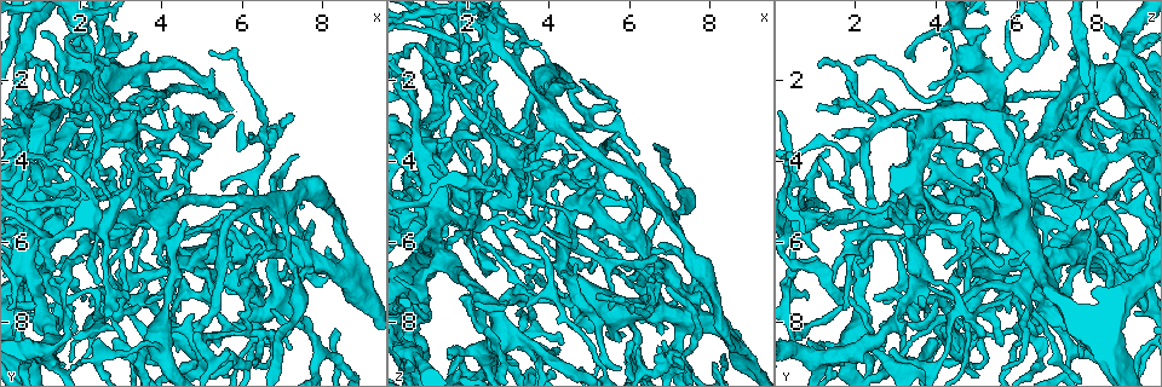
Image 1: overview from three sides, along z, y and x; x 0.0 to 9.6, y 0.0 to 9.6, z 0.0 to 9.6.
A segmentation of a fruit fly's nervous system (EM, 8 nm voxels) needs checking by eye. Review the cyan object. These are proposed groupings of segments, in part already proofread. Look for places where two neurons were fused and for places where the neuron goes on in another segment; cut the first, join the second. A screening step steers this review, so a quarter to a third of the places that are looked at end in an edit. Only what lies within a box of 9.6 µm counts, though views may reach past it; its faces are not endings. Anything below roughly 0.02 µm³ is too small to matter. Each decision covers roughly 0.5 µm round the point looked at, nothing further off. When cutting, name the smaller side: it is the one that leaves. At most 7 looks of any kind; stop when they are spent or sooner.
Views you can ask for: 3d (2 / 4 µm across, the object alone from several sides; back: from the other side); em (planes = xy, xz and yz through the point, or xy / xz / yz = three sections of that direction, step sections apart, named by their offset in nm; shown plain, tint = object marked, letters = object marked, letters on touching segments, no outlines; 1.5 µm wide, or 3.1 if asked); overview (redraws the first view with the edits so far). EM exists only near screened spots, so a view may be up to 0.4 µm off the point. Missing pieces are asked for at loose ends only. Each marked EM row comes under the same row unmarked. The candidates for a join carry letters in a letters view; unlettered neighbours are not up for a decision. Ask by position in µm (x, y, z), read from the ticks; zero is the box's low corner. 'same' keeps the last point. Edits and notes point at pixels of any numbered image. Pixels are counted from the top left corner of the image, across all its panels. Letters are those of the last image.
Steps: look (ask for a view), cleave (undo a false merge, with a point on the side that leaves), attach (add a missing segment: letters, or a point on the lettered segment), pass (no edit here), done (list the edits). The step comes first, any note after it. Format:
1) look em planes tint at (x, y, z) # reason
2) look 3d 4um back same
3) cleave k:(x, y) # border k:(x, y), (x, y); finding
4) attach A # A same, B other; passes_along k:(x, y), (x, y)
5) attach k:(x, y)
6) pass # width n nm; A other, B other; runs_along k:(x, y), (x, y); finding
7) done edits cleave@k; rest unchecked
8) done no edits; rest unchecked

look 3d 4um at (6.20, 6.80, 8.90)

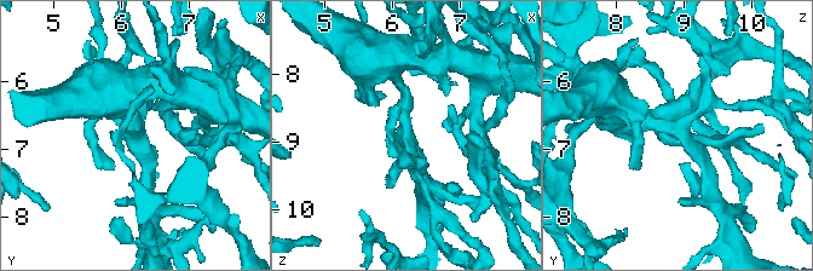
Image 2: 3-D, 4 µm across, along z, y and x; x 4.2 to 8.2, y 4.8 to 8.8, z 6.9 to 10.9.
look em planes letters at (6.20, 6.75, 8.95) # now the EM

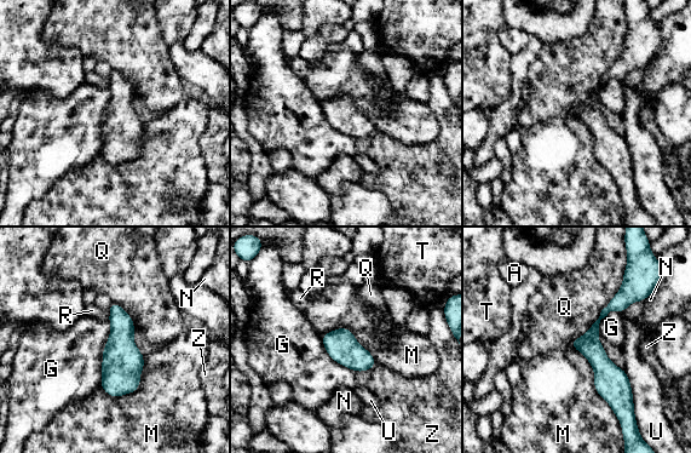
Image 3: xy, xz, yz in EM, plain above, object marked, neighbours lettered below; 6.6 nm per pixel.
pass # width 150 nm; longest_contact Q 600 nm; A other, G other, M other, N other, Q other, R other, T other, U other, Z other; all the same neuron

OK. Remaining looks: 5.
look em planes tint at (5.10, 7.15, 5.75) # calibre changes

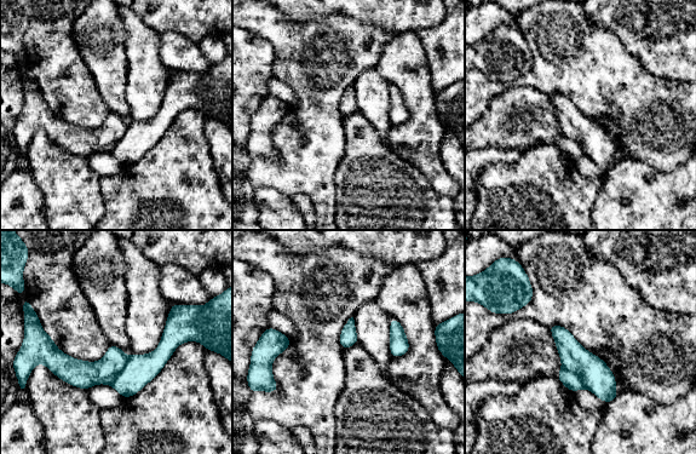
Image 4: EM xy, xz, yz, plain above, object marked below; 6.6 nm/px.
look em planes letters same # see the neighbours

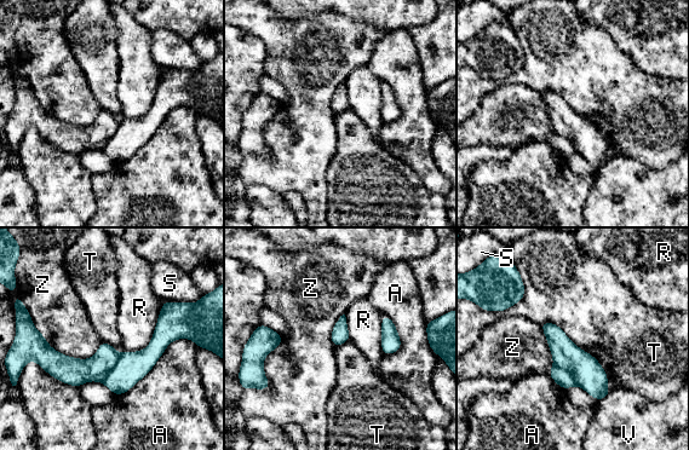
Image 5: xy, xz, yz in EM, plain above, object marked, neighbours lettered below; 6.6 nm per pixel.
pass # longest_contact A 650 nm; A other, R other, S other, T other, V other, Z other; all the same neuron

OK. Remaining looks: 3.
look em xz step 4 tint at (2.60, 3.65, 2.35)

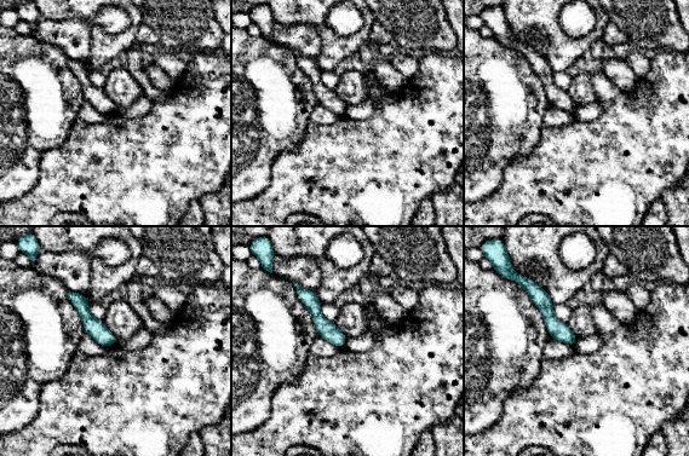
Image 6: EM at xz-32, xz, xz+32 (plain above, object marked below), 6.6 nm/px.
look em yz step 8 letters same

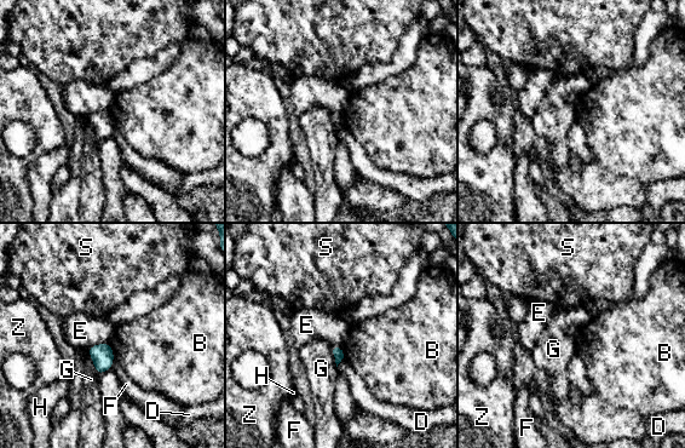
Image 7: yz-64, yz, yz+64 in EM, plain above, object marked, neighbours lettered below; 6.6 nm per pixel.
pass # longest_contact G 220 nm; B other, D other, E other, F other, G other, H other, S other, Z other; no lettered segment goes on from it

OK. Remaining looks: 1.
done no edits; rest unchecked

